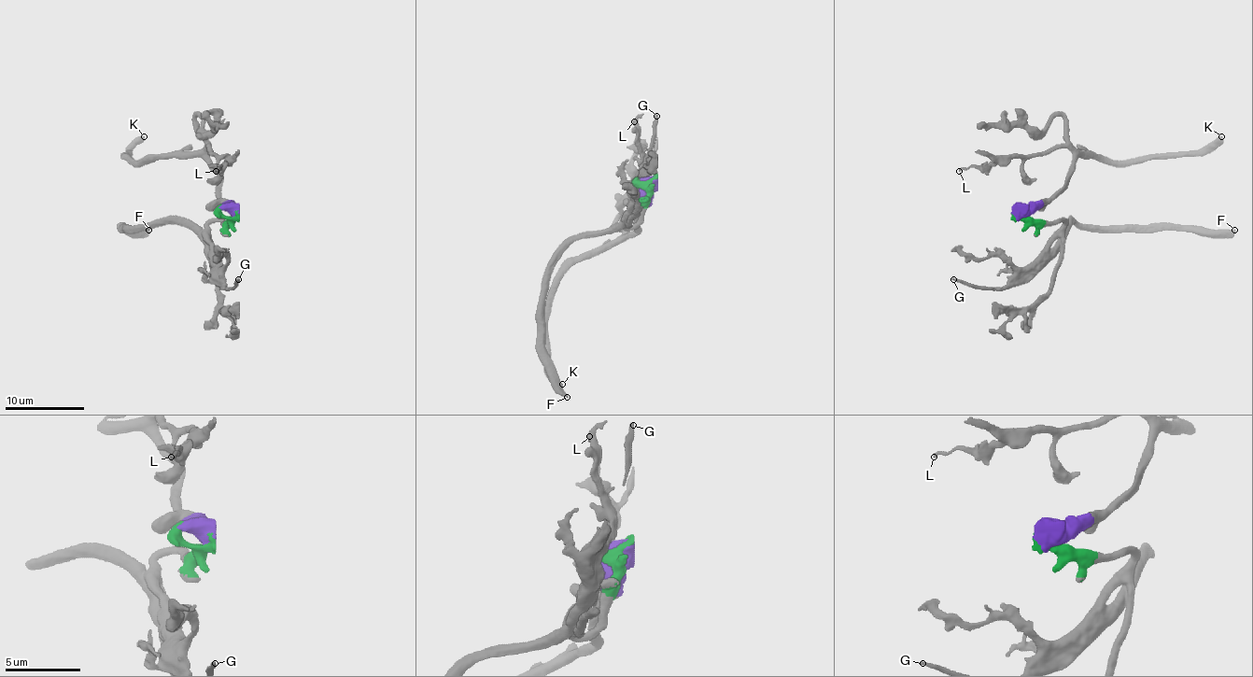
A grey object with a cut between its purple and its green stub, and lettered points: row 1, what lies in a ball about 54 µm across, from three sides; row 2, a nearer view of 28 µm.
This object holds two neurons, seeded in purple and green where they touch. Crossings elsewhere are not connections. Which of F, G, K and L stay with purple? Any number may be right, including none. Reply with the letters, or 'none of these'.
K, L

